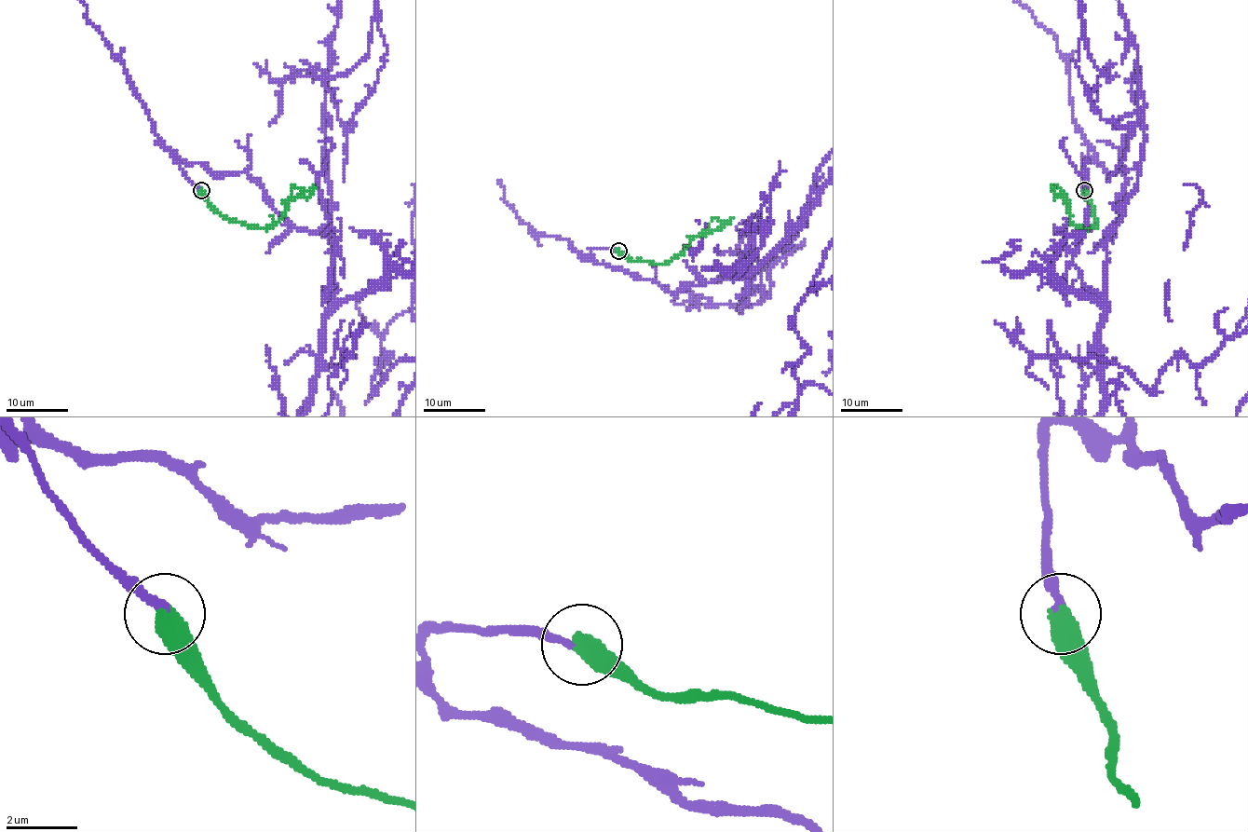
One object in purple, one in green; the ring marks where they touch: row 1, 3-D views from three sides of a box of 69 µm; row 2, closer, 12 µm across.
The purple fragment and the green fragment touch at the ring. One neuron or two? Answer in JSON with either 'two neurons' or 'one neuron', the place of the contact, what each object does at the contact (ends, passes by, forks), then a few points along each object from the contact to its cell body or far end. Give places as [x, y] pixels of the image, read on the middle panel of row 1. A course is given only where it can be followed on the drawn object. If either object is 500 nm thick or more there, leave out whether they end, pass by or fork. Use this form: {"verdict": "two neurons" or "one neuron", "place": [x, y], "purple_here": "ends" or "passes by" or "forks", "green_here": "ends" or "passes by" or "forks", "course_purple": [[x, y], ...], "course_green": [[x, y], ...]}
{"verdict": "one neuron", "place": [618, 251], "course_green": [[617, 251], [631, 260], [671, 262], [694, 237], [723, 227], [727, 223], [711, 220]]}

